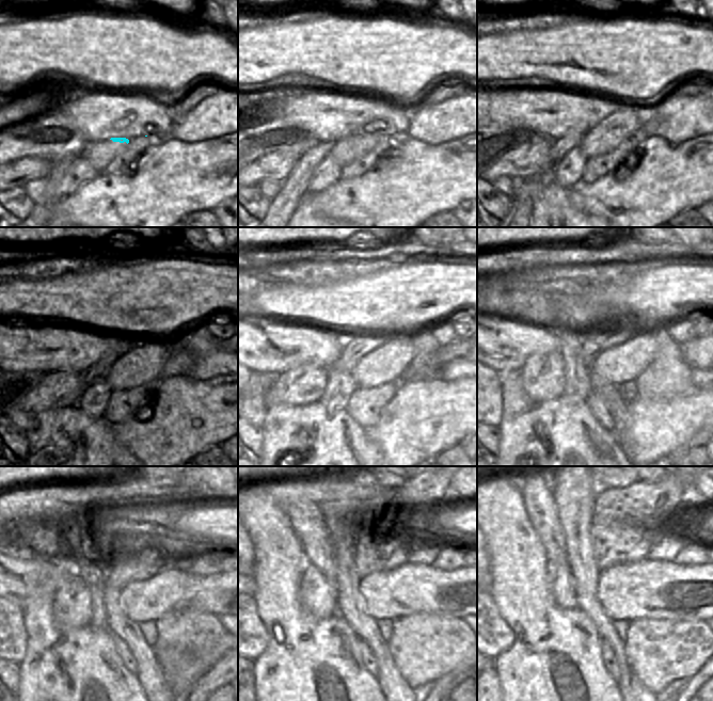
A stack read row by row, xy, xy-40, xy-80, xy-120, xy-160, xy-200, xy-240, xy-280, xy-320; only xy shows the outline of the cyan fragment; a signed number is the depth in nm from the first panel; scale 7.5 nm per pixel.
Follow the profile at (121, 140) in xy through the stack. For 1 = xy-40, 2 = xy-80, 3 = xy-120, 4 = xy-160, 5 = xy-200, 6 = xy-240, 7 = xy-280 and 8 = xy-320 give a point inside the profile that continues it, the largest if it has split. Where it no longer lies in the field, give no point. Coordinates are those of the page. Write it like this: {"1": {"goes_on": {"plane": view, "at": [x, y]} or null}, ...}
{"1": {"goes_on": {"plane": "xy-40", "at": [370, 139]}}, "2": {"goes_on": {"plane": "xy-80", "at": [621, 124]}}, "3": {"goes_on": {"plane": "xy-120", "at": [143, 364]}}, "4": {"goes_on": {"plane": "xy-160", "at": [384, 364]}}, "5": {"goes_on": {"plane": "xy-200", "at": [622, 363]}}, "6": {"goes_on": {"plane": "xy-240", "at": [172, 588]}}, "7": {"goes_on": {"plane": "xy-280", "at": [411, 588]}}, "8": {"goes_on": {"plane": "xy-320", "at": [656, 589]}}}

